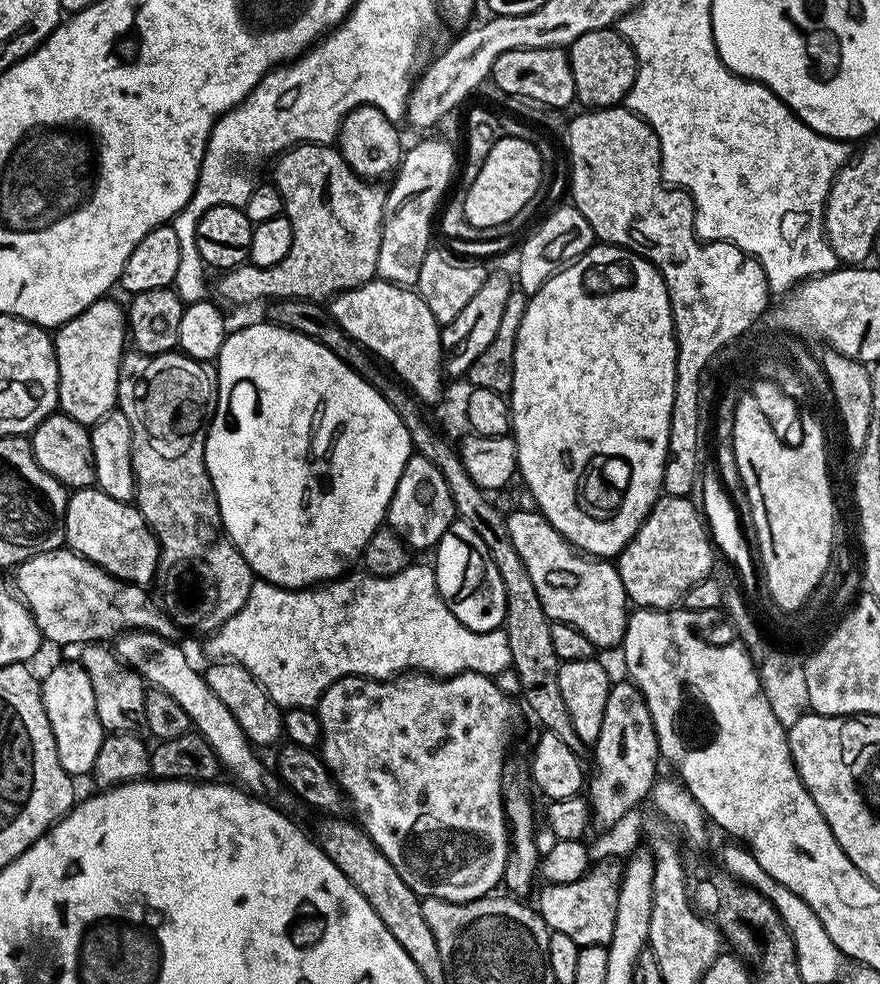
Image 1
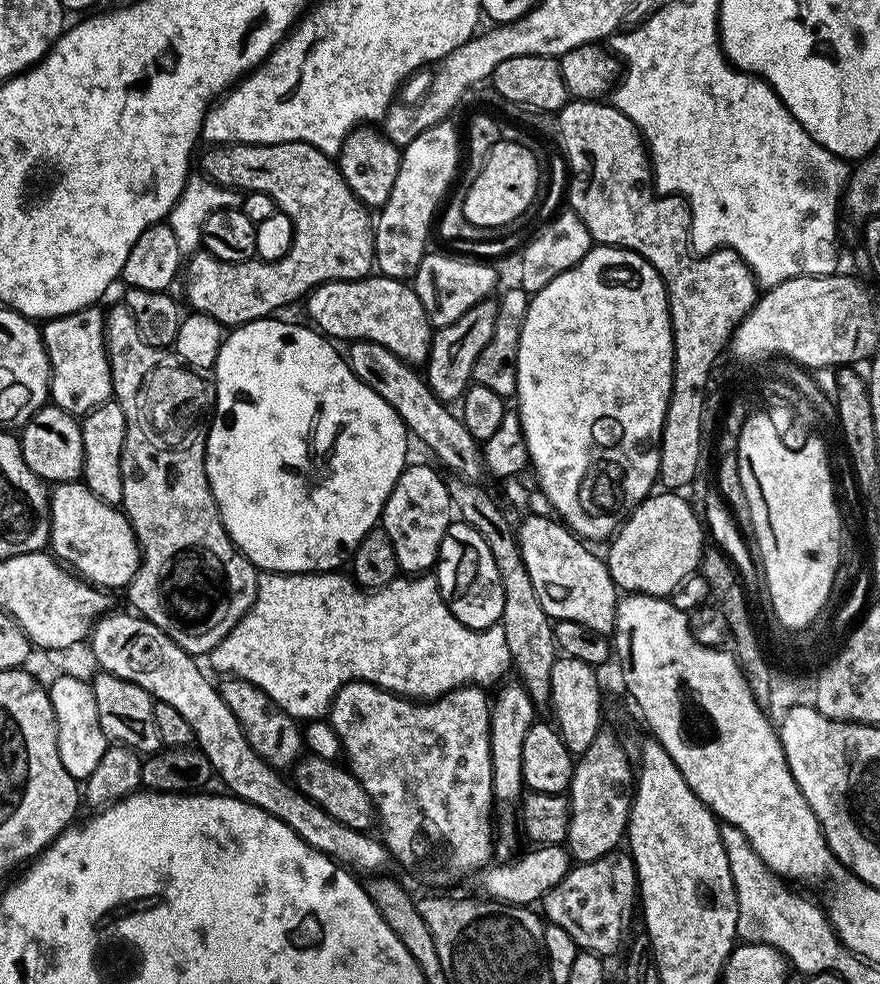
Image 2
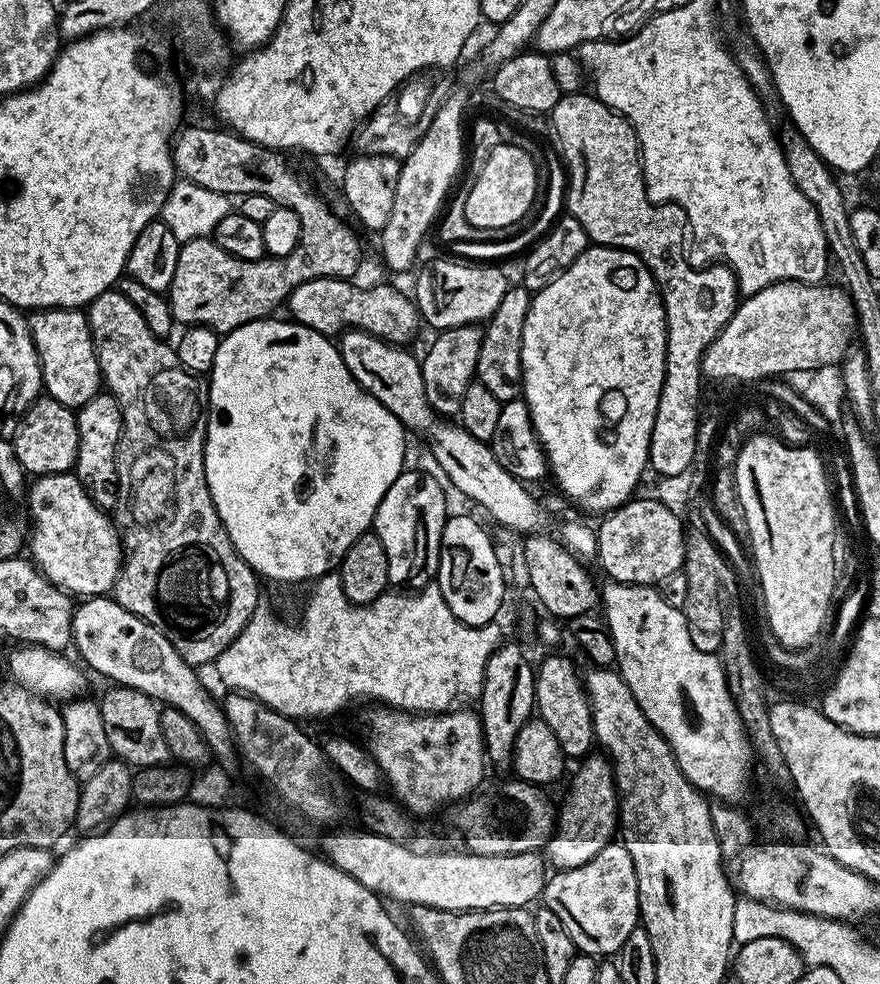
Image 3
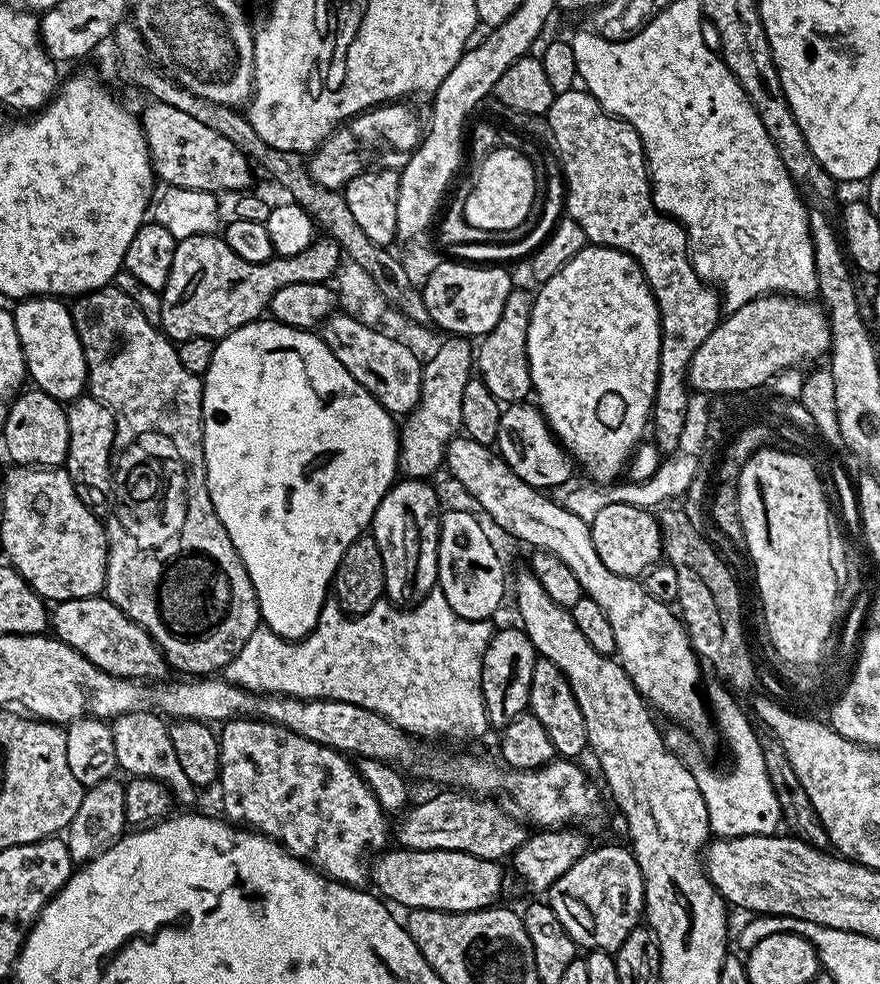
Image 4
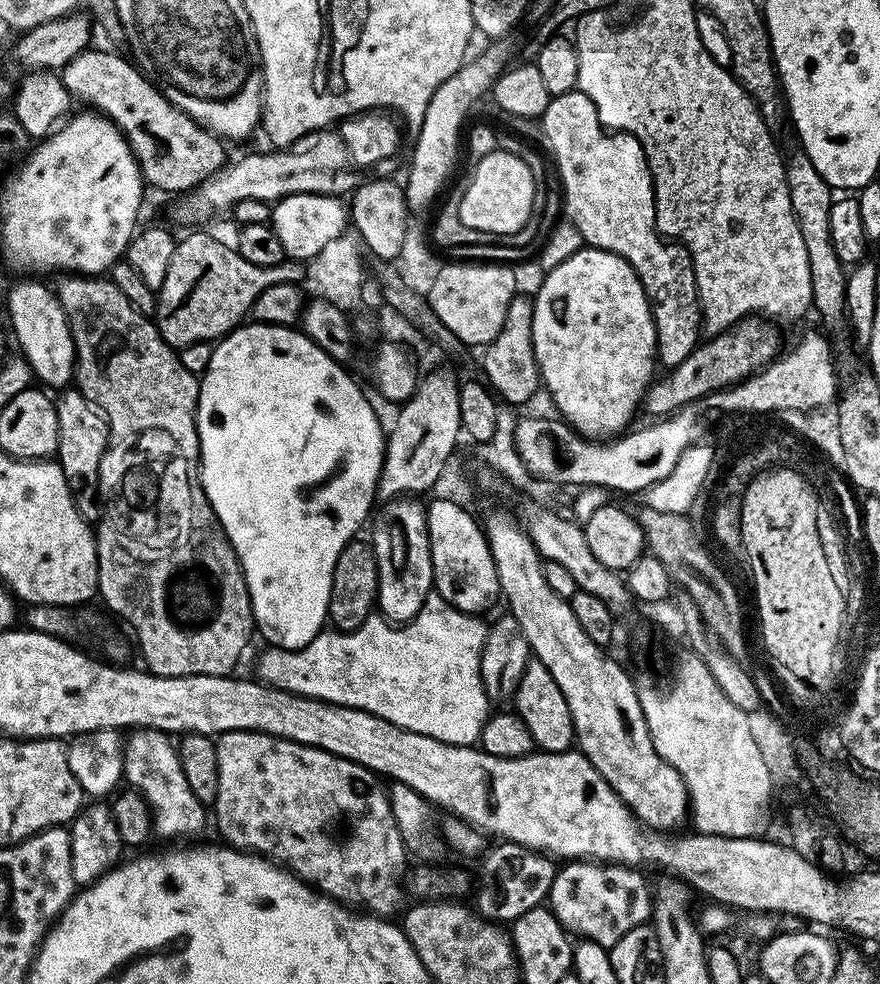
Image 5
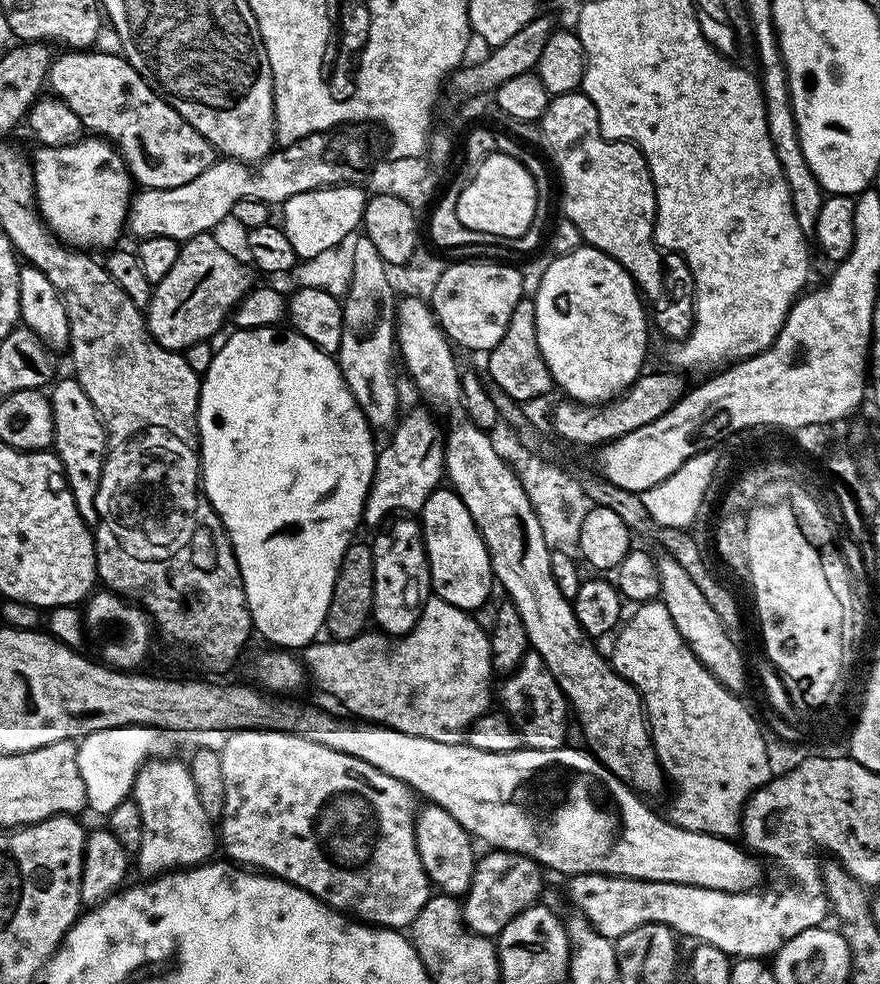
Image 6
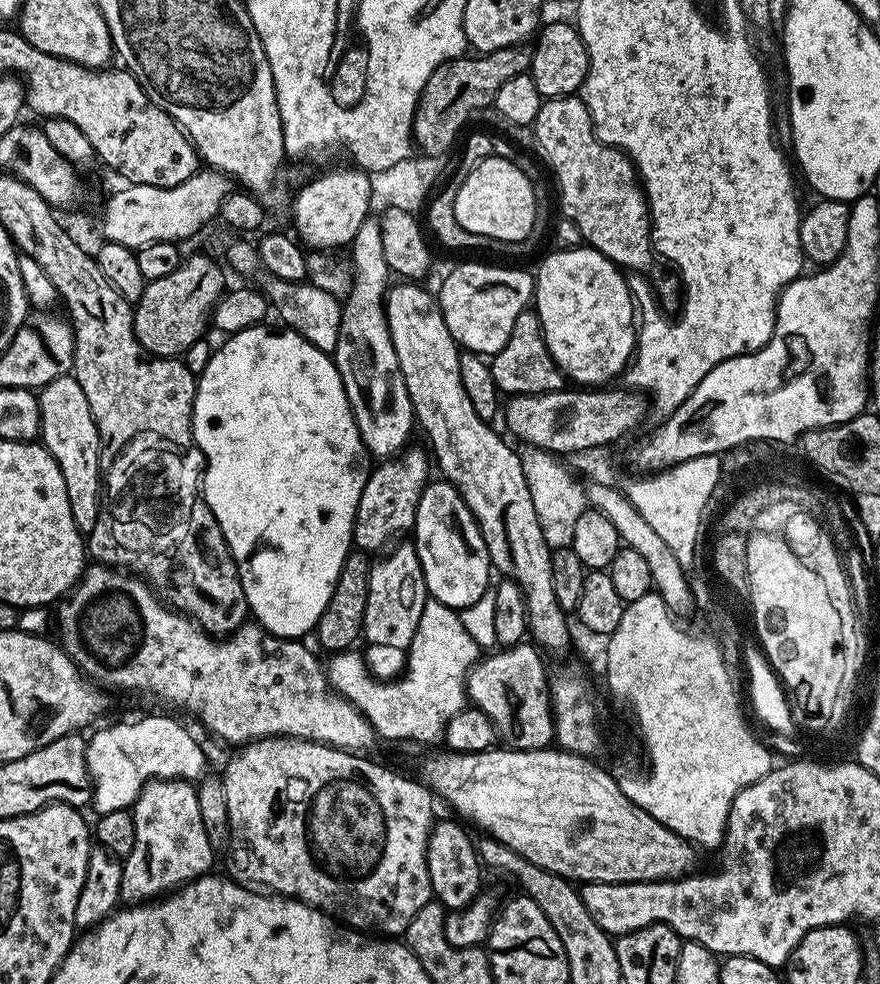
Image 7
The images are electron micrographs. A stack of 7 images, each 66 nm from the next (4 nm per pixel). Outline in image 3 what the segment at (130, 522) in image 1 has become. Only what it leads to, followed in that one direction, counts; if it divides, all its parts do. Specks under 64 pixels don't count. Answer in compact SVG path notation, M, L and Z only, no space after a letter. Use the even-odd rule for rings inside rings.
M59 472L42 476L29 490L36 529L30 532L31 559L49 585L73 592L77 598L107 597L115 589L125 551L122 536L108 521L109 513L92 500L79 476Z

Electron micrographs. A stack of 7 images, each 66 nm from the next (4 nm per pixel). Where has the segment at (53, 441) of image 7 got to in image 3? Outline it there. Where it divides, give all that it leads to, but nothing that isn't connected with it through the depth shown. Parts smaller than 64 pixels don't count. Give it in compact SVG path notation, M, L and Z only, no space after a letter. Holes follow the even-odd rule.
M111 394L104 396L92 396L76 412L78 422L78 458L74 469L75 475L79 476L85 488L88 489L92 500L99 508L112 510L116 504L116 484L118 488L118 477L116 475L116 451L120 448L120 436L124 433L125 409L116 401Z

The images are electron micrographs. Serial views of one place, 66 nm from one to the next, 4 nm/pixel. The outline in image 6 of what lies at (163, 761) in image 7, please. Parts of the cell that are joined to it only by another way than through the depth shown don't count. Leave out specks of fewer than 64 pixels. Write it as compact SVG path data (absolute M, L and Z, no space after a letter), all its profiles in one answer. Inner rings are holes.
M131 724L121 728L98 730L79 737L76 744L78 774L86 786L87 807L100 814L114 810L132 794L132 783L138 770L149 758L168 758L176 748L177 737L166 728L151 728L145 724Z

